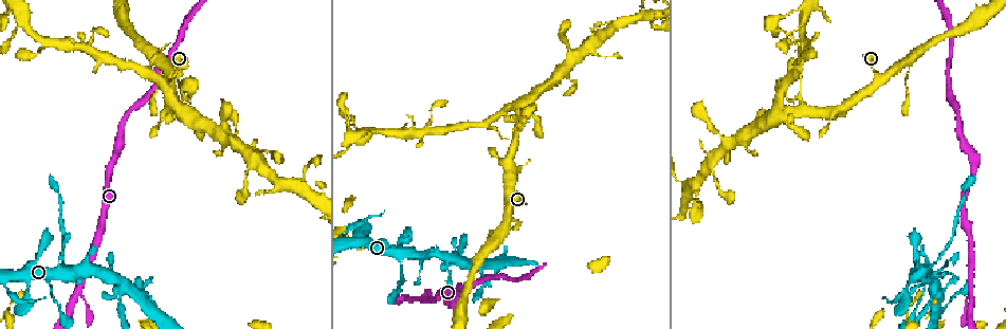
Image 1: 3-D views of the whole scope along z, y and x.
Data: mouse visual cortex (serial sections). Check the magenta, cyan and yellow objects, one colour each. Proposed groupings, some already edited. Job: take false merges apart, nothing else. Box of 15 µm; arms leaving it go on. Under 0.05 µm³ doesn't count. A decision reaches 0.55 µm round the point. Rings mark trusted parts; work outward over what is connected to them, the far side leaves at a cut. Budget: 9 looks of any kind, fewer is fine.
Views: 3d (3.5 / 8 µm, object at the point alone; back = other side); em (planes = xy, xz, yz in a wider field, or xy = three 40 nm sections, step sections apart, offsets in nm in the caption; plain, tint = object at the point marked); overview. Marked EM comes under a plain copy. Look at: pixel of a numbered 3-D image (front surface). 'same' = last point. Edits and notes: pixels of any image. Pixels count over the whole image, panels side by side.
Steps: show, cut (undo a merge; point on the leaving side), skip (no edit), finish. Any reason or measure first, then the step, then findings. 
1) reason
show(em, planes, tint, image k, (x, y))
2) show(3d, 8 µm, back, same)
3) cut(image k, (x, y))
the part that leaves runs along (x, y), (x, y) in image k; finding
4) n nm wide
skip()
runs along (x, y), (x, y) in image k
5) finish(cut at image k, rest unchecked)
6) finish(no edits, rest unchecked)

branch point
show(3d, 8 µm, back, image 1, (929, 266))

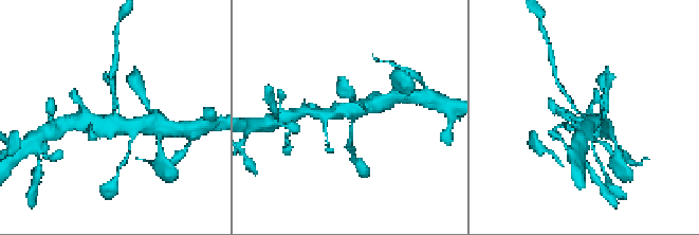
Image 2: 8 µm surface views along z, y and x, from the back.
show(em, xy, step 5, tint, image 2, (353, 114))

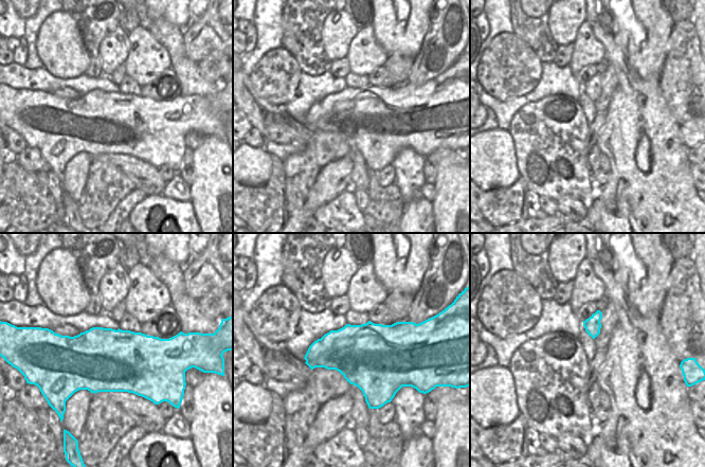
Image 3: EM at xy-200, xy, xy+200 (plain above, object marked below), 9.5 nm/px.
skip()
runs along (382, 103), (368, 108), (323, 114) in image 2; one cell here

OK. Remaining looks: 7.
three-way junction
show(em, planes, tint, image 1, (969, 289))

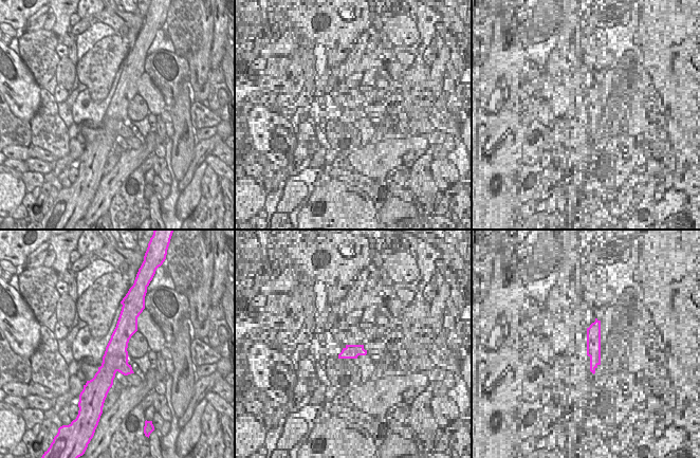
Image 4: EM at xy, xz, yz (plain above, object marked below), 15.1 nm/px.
show(3d, 3.5 µm, same)

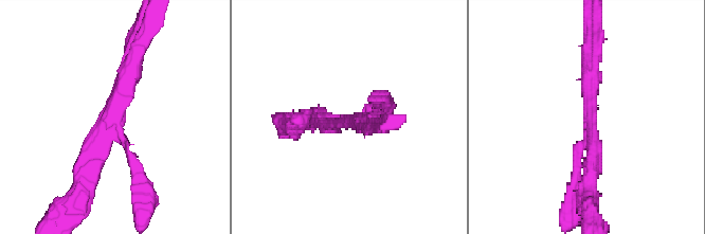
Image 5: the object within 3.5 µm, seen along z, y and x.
skip()
all the same cell

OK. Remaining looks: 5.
small branch off a trunk
show(3d, 3.5 µm, image 1, (934, 287))

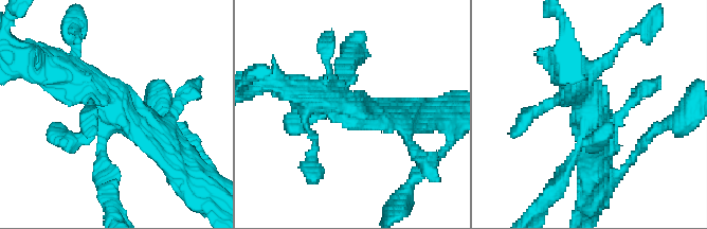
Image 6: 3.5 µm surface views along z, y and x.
show(em, xy, step 3, tint, image 6, (591, 107))

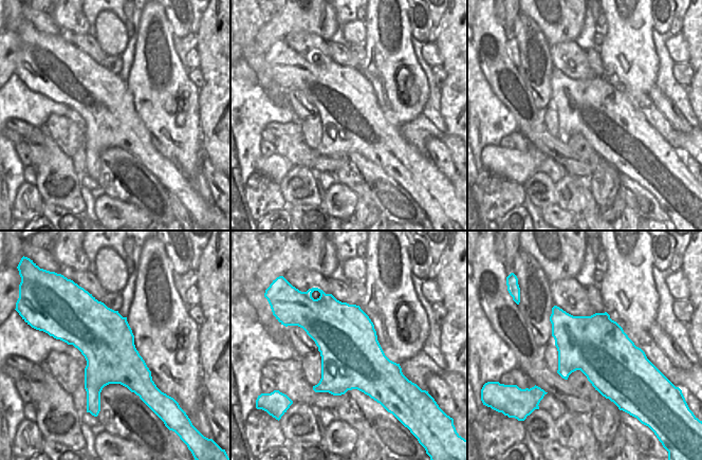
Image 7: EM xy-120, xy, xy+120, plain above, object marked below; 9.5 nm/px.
skip()
runs along (62, 75), (94, 88), (169, 157) in image 6; continuous, no second cell

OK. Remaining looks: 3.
four arms meet
show(3d, 3.5 µm, image 1, (363, 128))

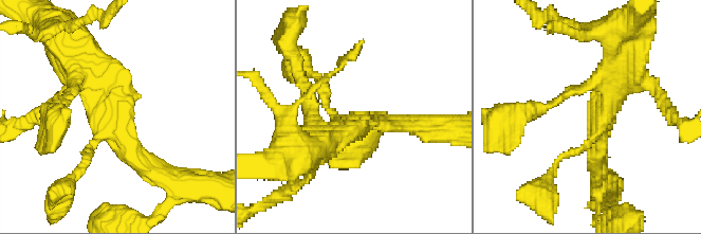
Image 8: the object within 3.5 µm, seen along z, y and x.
4 arms; arms of 100, 250, 300, 400 nm
show(em, xy, step 5, tint, image 8, (598, 122))

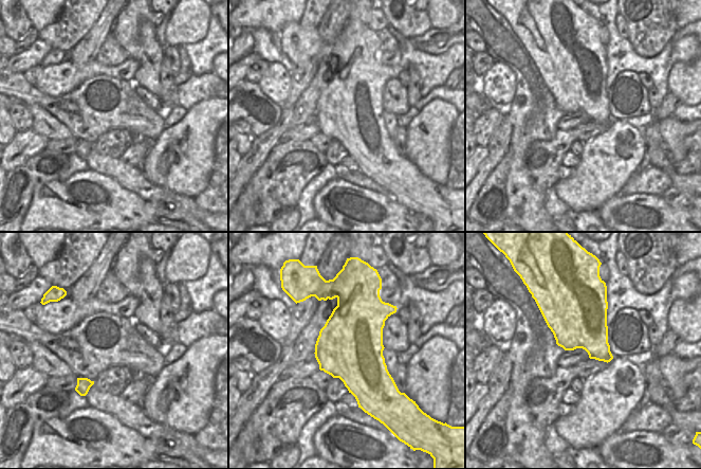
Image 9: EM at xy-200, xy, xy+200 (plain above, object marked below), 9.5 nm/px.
600 nm wide
skip()
runs along (165, 177), (80, 78) in image 8; one cell here

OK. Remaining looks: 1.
finish(no edits, rest unchecked)

